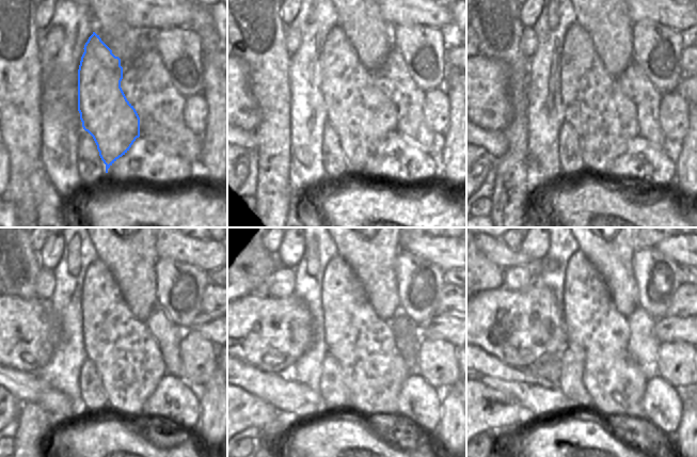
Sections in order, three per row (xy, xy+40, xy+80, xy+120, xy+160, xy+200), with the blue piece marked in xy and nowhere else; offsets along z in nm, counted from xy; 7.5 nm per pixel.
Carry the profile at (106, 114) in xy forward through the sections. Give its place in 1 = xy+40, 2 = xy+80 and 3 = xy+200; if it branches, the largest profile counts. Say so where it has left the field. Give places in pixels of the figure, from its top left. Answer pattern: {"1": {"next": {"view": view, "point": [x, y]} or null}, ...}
{"1": {"next": {"view": "xy+40", "point": [363, 116]}}, "2": {"next": {"view": "xy+80", "point": [605, 120]}}, "3": {"next": {"view": "xy+200", "point": [615, 383]}}}

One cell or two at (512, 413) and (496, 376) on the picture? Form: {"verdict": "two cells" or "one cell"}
{"verdict": "two cells"}

